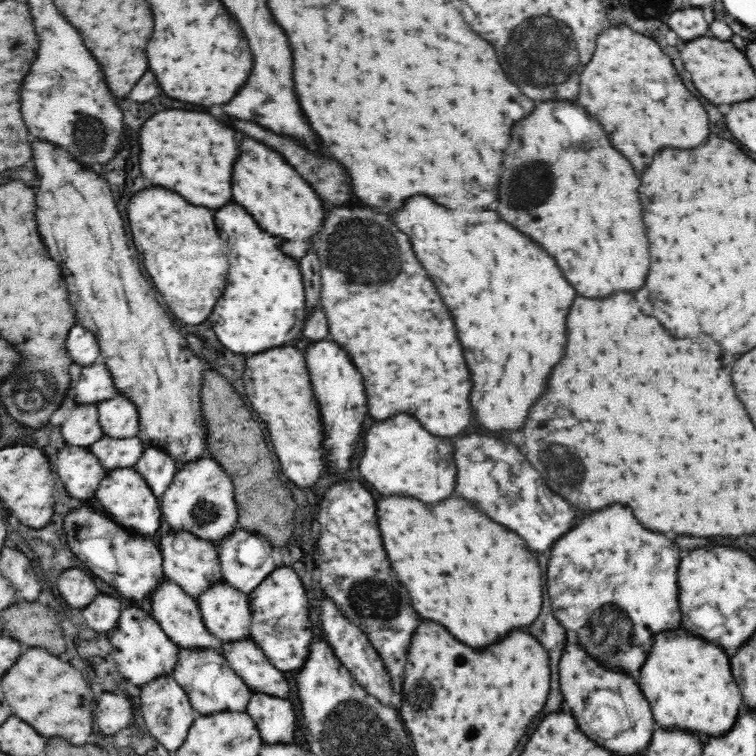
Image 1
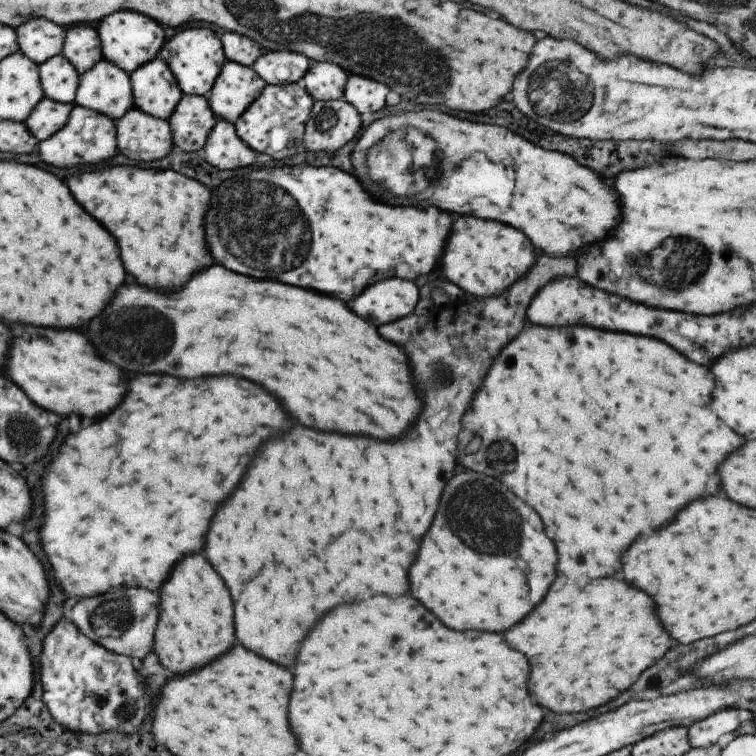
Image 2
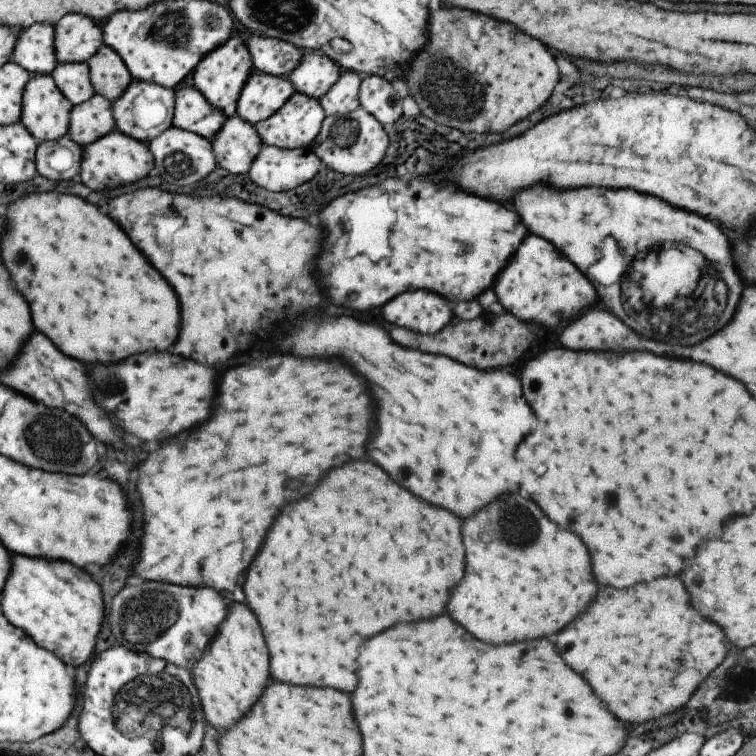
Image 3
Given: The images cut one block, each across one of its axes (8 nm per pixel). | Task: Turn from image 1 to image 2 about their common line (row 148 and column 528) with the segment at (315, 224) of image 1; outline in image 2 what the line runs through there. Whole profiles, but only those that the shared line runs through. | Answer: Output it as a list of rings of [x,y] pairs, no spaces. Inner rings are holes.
[[[459,216],[451,226],[451,238],[441,258],[441,272],[465,294],[490,297],[501,294],[524,277],[534,261],[531,243],[518,230],[499,222]]]

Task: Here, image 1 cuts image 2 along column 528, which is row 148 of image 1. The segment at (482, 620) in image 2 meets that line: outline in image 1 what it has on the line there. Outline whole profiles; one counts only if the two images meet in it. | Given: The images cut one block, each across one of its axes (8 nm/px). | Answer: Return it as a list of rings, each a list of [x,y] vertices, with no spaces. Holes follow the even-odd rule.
[[[542,102],[528,116],[528,120],[518,122],[514,126],[512,144],[508,146],[508,158],[504,160],[504,172],[500,176],[500,186],[498,186],[500,200],[498,200],[496,210],[498,210],[498,214],[502,214],[502,218],[506,222],[516,226],[522,234],[530,236],[534,242],[538,242],[558,262],[566,280],[576,288],[576,292],[580,296],[584,296],[584,298],[606,298],[614,292],[636,292],[636,290],[640,290],[646,282],[646,276],[648,276],[648,266],[650,266],[650,256],[648,256],[650,248],[648,246],[650,244],[648,244],[648,238],[646,238],[646,228],[642,224],[642,206],[640,206],[638,186],[640,186],[640,178],[630,168],[630,162],[626,158],[622,158],[622,154],[618,154],[610,146],[602,126],[594,118],[590,118],[584,108],[580,108],[576,104],[566,104],[566,102]]]

